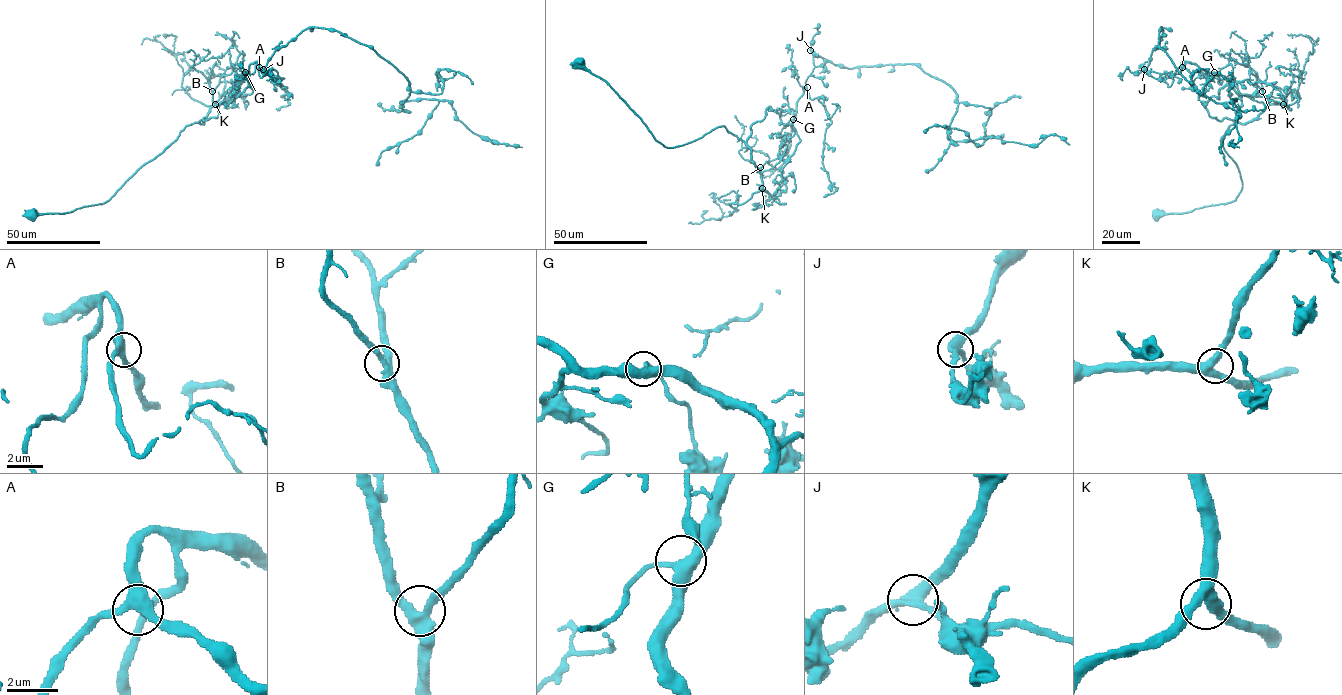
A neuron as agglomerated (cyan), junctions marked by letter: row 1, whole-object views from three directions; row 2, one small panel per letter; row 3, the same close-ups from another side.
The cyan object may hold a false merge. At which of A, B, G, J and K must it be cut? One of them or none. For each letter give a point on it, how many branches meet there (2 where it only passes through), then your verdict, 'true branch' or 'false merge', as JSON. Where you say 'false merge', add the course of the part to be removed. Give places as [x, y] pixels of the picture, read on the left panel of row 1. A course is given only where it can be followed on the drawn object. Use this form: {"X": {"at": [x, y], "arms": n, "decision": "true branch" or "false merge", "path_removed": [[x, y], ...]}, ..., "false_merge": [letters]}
{"A": {"at": [259, 67], "arms": 3, "decision": "true branch"}, "B": {"at": [212, 91], "arms": 3, "decision": "true branch"}, "G": {"at": [245, 72], "arms": 3, "decision": "true branch"}, "J": {"at": [263, 69], "arms": 3, "decision": "false merge", "path_removed": [[263, 69], [303, 30], [333, 29], [408, 79], [400, 102], [447, 100], [474, 133], [522, 147]]}, "K": {"at": [215, 104], "arms": 3, "decision": "true branch"}, "false_merge": ["J"]}

